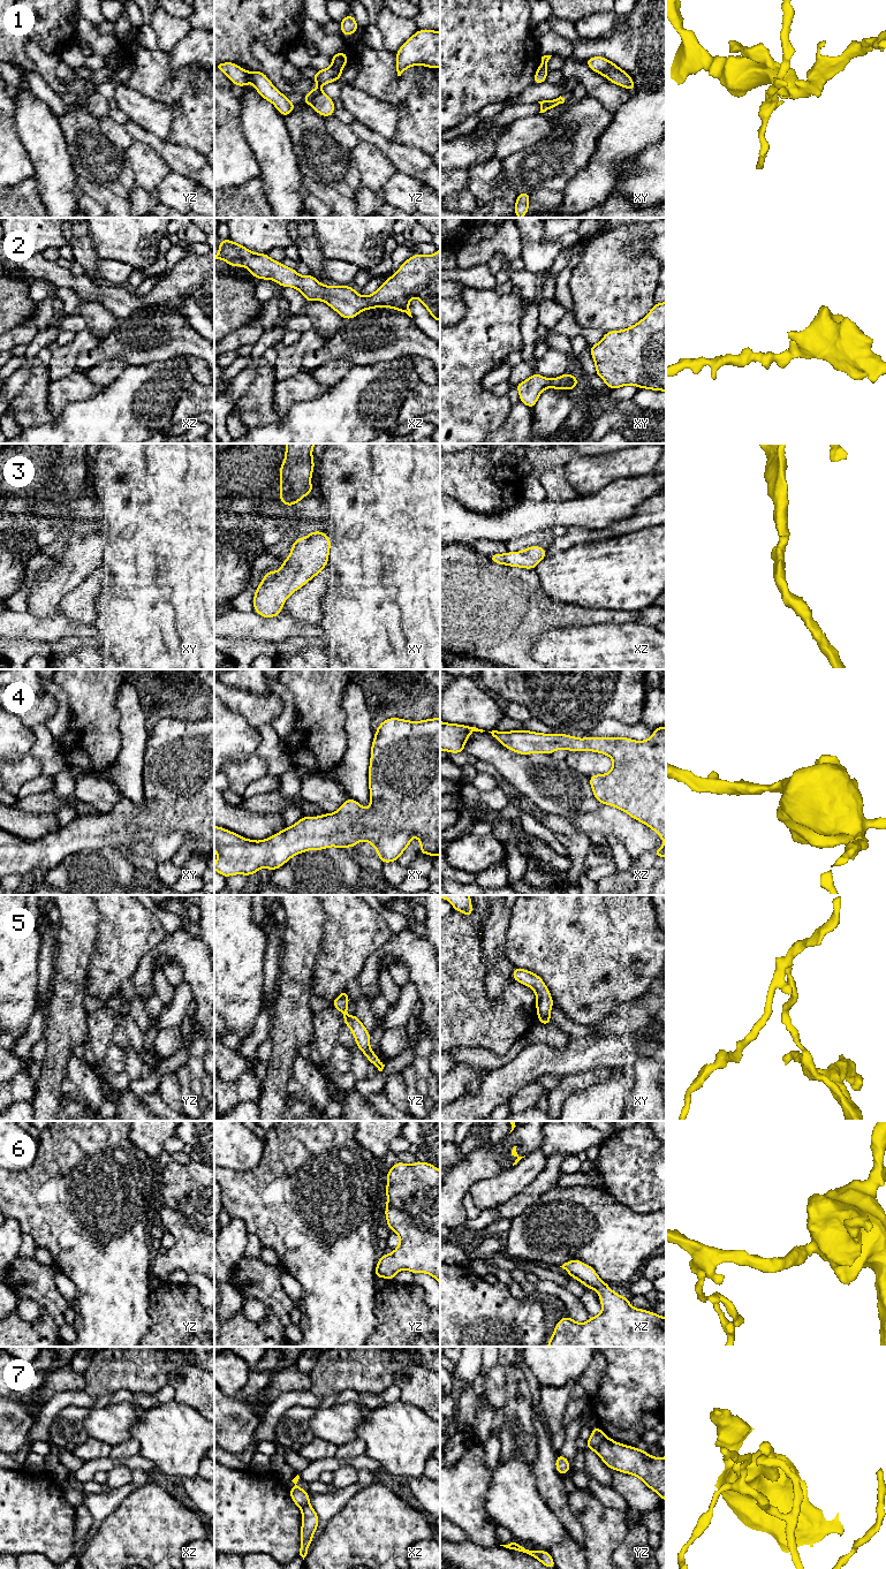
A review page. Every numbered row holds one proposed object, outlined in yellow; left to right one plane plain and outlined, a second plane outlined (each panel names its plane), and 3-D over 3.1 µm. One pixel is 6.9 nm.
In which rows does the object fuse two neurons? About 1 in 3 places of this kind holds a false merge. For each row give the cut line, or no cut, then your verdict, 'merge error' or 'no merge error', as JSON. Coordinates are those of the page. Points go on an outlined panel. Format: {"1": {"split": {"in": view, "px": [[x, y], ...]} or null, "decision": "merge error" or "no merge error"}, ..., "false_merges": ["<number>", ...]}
{"1": {"split": {"in": "yz", "px": [[333, 65], [341, 69]]}, "decision": "merge error"}, "2": {"split": null, "decision": "no merge error"}, "3": {"split": null, "decision": "no merge error"}, "4": {"split": null, "decision": "no merge error"}, "5": {"split": {"in": "yz", "px": [[346, 1015], [343, 1017]]}, "decision": "merge error"}, "6": {"split": null, "decision": "no merge error"}, "7": {"split": {"in": "yz", "px": [[605, 1435], [597, 1452]]}, "decision": "merge error"}, "false_merges": ["1", "5", "7"]}

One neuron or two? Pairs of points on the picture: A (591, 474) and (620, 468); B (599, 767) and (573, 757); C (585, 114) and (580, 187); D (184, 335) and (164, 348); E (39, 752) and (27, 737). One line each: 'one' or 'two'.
A: one
B: one
C: two
D: one
E: two

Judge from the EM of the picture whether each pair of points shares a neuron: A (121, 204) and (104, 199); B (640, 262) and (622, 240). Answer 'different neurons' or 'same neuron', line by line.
A: same neuron
B: same neuron

